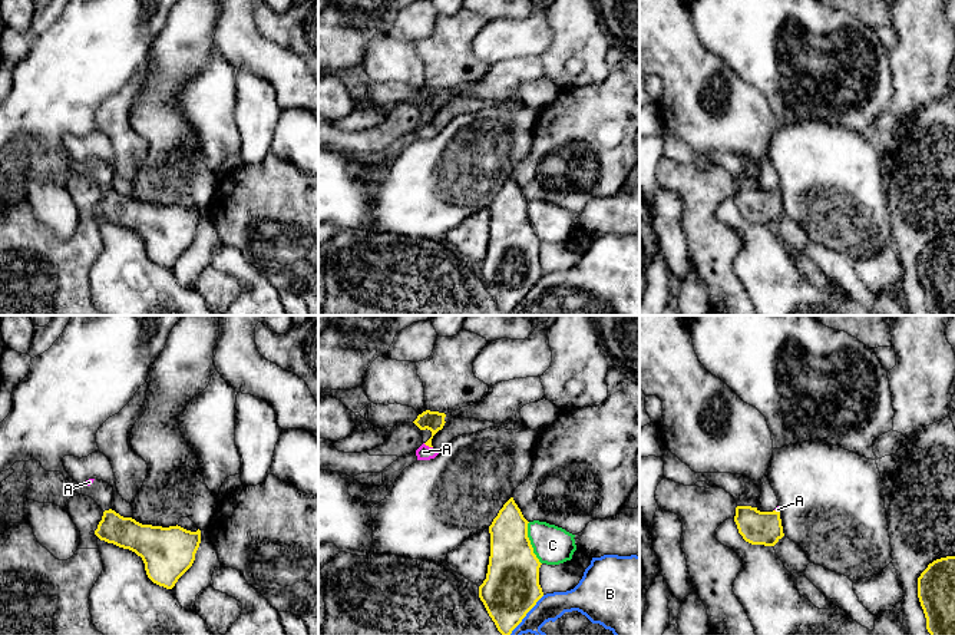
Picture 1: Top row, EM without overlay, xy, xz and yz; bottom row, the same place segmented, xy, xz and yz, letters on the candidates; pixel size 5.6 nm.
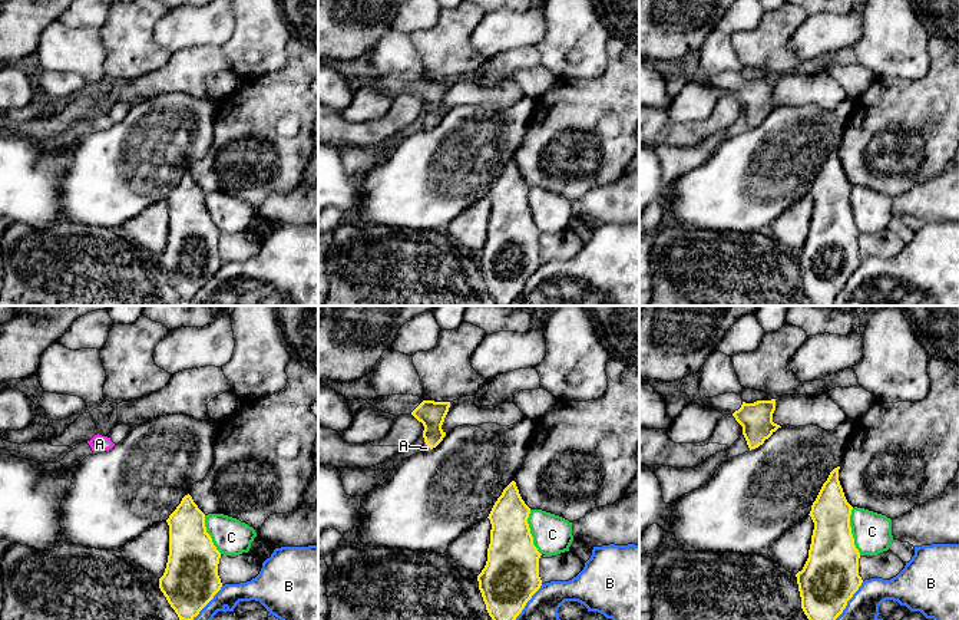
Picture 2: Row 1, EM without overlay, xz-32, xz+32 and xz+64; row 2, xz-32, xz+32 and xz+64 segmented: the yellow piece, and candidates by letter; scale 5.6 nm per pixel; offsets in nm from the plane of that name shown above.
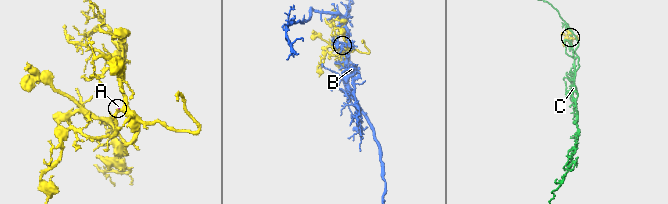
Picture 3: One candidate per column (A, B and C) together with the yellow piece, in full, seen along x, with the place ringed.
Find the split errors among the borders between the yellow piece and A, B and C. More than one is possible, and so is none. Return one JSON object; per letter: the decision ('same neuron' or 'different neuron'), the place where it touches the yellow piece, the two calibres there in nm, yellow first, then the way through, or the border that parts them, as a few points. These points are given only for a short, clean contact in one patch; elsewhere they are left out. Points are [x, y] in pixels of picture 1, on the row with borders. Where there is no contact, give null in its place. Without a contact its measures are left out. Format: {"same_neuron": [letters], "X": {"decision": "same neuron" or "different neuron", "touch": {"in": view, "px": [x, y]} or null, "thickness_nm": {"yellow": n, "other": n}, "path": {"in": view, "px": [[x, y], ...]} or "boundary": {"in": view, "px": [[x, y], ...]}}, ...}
{"same_neuron": ["A"], "A": {"decision": "same neuron", "touch": {"in": "xz", "px": [428, 445]}, "thickness_nm": {"yellow": 110, "other": 80}, "path": {"in": "xz", "px": [[432, 420], [432, 437], [428, 445], [423, 452]]}}, "B": {"decision": "different neuron", "touch": {"in": "xz", "px": [525, 615]}, "thickness_nm": {"yellow": 320, "other": 150}}, "C": {"decision": "different neuron", "touch": {"in": "xz", "px": [529, 543]}, "thickness_nm": {"yellow": 300, "other": 220}}}

